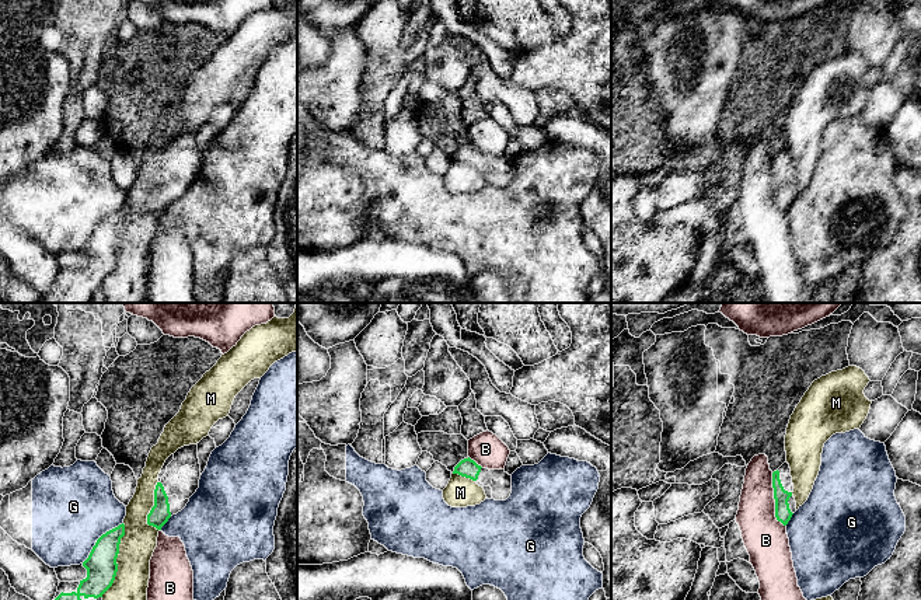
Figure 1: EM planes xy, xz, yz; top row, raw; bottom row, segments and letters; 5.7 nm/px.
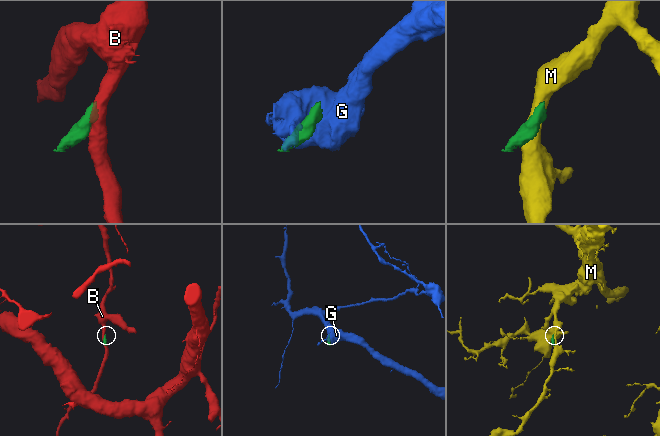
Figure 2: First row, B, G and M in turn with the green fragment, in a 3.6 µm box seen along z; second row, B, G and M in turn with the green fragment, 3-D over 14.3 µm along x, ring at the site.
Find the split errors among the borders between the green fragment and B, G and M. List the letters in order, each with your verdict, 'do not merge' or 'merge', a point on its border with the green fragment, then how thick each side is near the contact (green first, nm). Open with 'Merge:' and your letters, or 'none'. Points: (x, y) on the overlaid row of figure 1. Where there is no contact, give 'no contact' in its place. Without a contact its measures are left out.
Merge: none
B: do not merge; meets green in yz at (775, 501); 90 nm thick on the green side, 260 nm on the other
G: do not merge; meets green in xy at (98, 539); 180 nm thick on the green side, 460 nm on the other
M: do not merge; meets green in xy at (115, 560); 180 nm thick on the green side, 200 nm on the other

